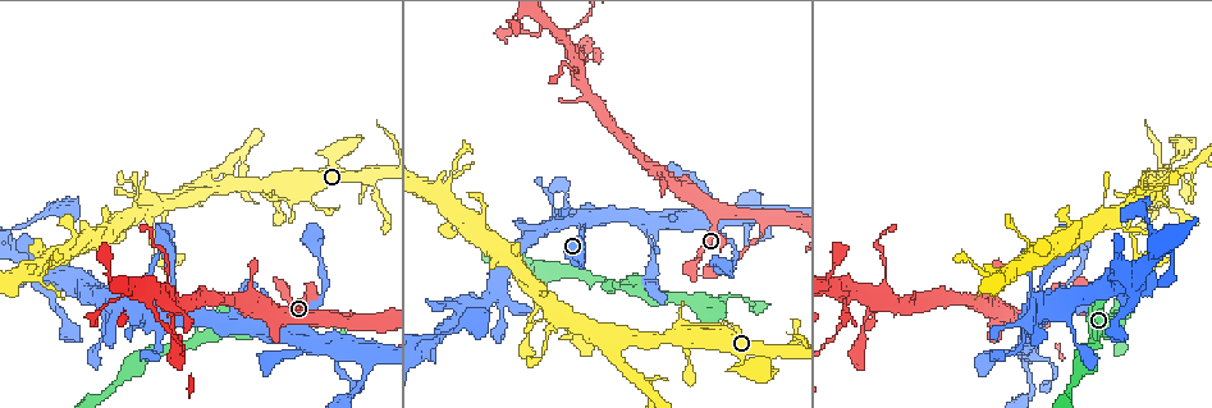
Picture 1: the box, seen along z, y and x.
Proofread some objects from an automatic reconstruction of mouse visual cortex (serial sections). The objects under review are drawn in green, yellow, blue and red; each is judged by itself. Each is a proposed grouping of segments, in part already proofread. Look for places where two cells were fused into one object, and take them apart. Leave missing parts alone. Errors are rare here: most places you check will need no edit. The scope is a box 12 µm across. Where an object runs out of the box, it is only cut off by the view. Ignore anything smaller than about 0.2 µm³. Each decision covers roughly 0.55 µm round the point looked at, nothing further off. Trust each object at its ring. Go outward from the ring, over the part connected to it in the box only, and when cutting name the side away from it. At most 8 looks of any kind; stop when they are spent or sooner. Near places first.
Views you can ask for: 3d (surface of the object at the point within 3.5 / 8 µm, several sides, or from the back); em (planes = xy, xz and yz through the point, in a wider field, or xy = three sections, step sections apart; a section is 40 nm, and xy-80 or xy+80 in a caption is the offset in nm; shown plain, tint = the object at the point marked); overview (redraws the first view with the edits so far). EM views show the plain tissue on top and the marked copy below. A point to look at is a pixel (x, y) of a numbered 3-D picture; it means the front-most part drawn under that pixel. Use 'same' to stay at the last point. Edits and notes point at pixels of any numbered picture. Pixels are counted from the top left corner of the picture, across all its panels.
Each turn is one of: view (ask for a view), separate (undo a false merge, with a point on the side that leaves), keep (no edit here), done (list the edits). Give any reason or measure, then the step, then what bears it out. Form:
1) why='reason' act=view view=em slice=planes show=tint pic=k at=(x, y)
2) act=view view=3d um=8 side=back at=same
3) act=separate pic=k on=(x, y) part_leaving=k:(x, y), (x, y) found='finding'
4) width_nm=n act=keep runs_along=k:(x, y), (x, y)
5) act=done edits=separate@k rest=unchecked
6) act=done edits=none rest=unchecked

why='thick turns thin' act=view view=3d um=3.5 pic=1 at=(712, 304)

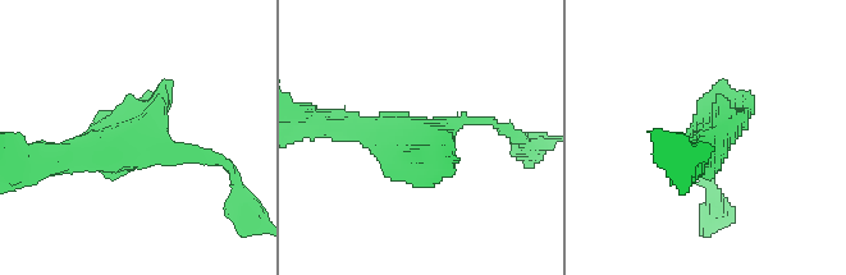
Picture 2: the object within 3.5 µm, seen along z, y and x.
why='shape alone is not enough' act=view view=em slice=xy step=5 show=tint pic=2 at=(131, 139)

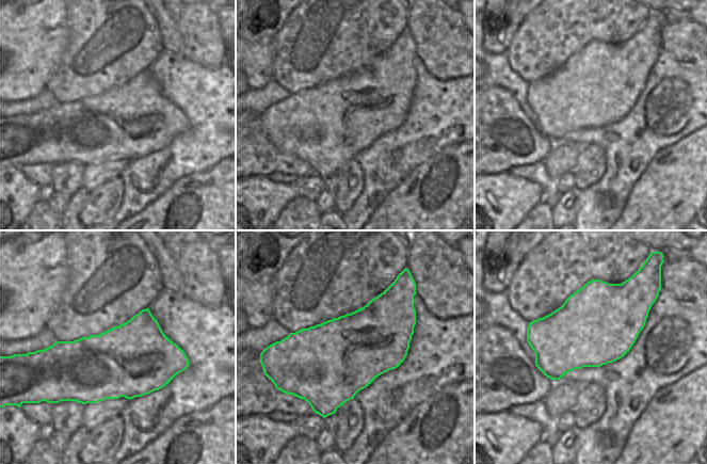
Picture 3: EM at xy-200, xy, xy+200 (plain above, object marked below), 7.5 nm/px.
act=keep runs_along=2:(46, 161), (129, 141), (211, 157) found='one cell here'

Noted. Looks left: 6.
why='three arms meet' act=view view=3d um=3.5 pic=1 at=(215, 187)

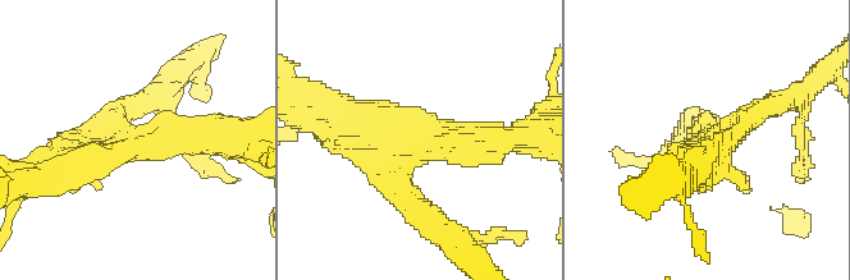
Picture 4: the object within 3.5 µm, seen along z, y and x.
act=view view=em slice=xy step=3 show=tint pic=4 at=(132, 147)

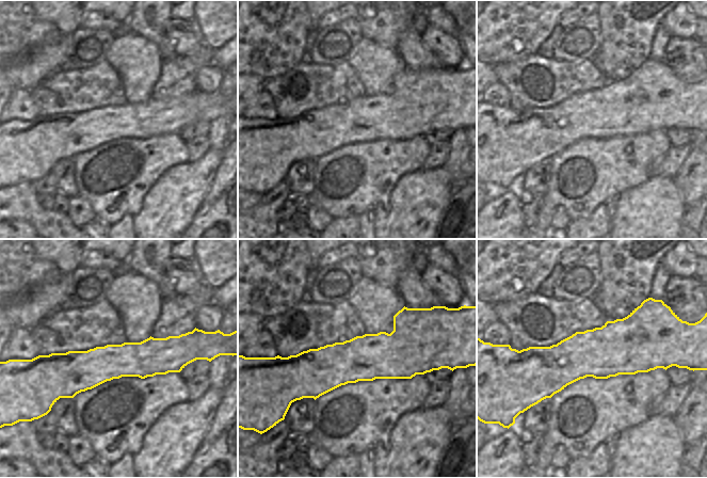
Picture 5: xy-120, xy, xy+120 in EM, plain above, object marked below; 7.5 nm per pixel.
width_nm=340 act=keep runs_along=4:(219, 142), (168, 138), (58, 173) found='continuous, no second cell'

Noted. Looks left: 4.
why='calibre changes' act=view view=3d um=8 side=back pic=1 at=(579, 219)

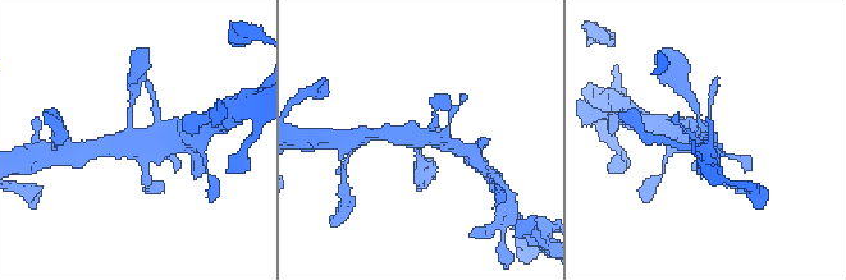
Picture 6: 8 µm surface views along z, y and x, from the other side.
why='shape alone is not enough' act=view view=em slice=xy step=3 show=tint pic=6 at=(416, 138)

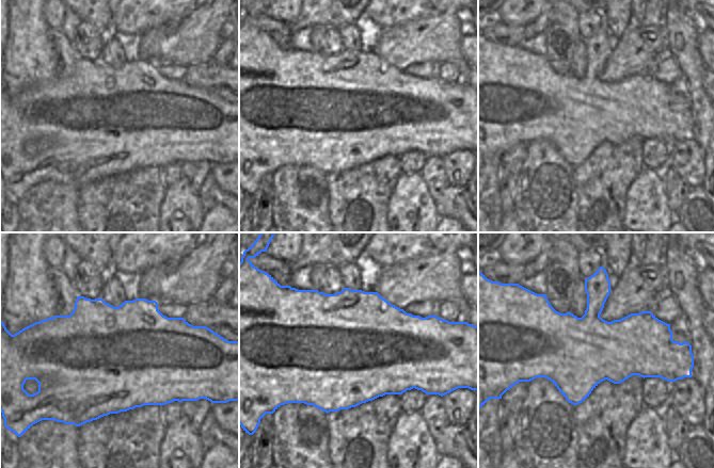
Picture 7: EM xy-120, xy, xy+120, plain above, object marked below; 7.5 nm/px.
act=keep runs_along=6:(132, 104), (133, 138), (167, 138) found='continuous, no second cell'

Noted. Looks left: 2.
why='small branch off a trunk' act=view view=3d um=8 pic=1 at=(151, 293)

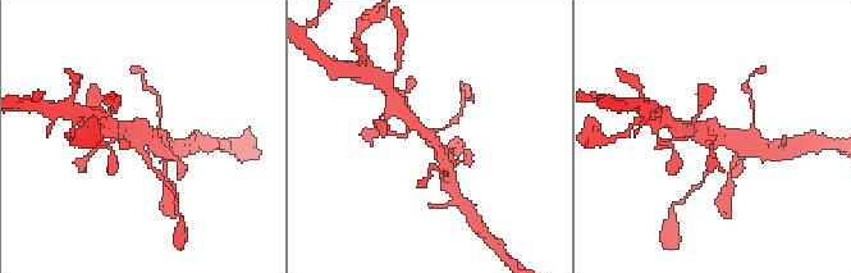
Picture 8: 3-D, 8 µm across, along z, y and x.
arms=3 arm_widths_nm=100,350,450 act=view view=em slice=xy step=3 show=tint pic=8 at=(146, 136)

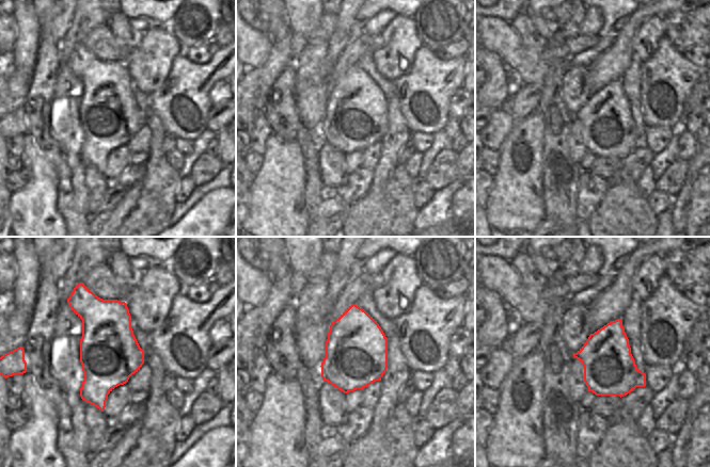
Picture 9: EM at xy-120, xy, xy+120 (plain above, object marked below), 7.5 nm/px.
act=keep runs_along=8:(447, 167), (438, 145), (403, 113) found='continuous, no second cell'

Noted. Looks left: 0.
act=done edits=none rest=unchecked

